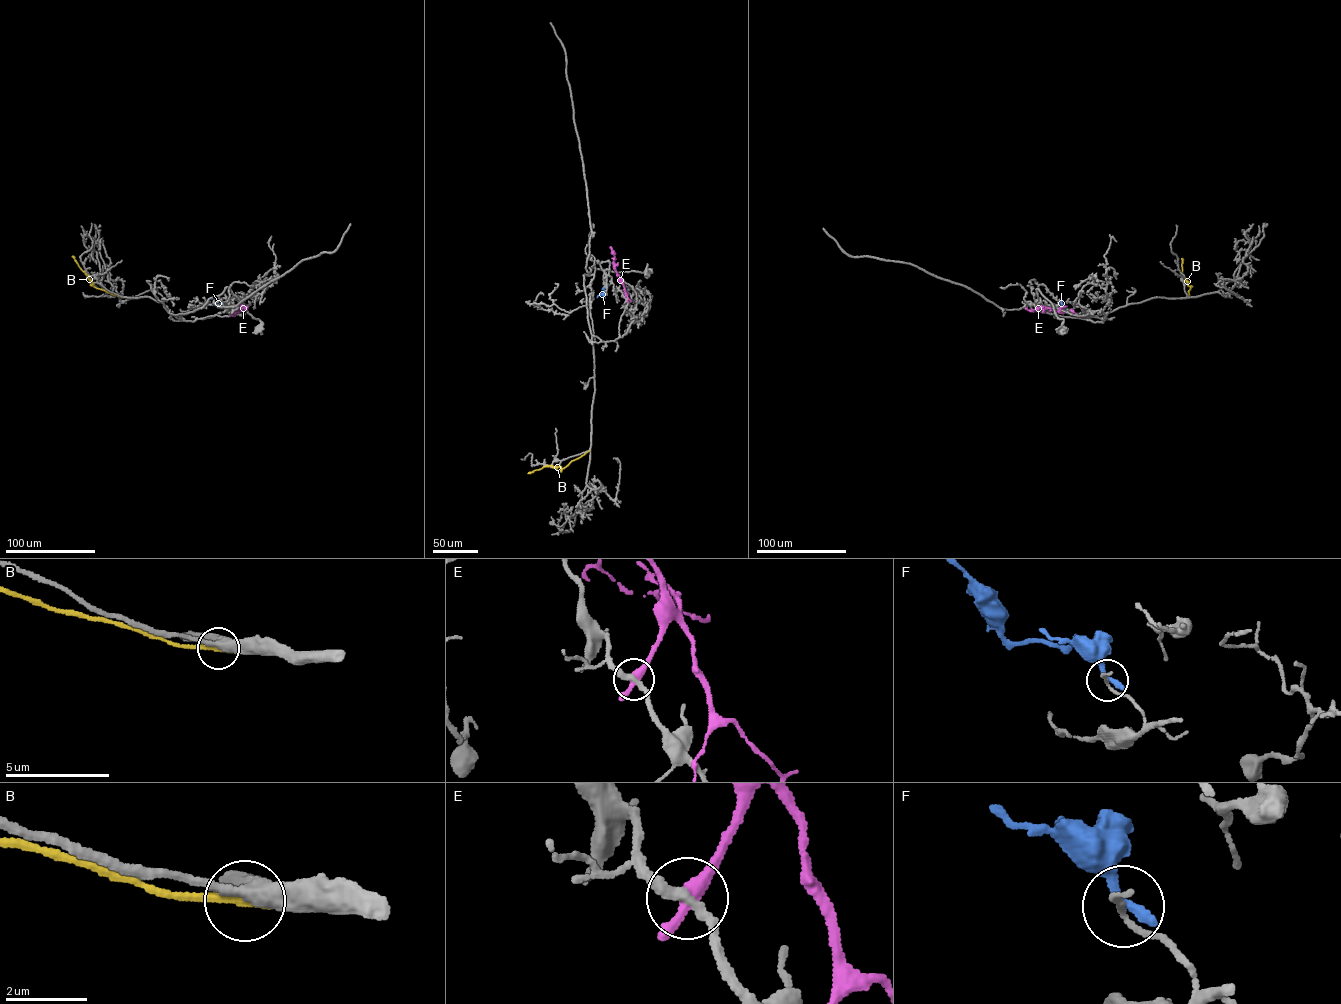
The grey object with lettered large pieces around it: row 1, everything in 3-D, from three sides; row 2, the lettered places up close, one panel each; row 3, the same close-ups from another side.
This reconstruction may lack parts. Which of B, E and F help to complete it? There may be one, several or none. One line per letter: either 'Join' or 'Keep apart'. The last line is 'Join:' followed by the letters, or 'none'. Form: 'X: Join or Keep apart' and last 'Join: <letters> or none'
B: Keep apart
E: Keep apart
F: Keep apart
Join: none

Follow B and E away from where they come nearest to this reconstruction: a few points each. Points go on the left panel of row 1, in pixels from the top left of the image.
B: (124, 297), (94, 286), (72, 256)
E: (231, 313), (239, 311), (240, 307), (248, 306)

